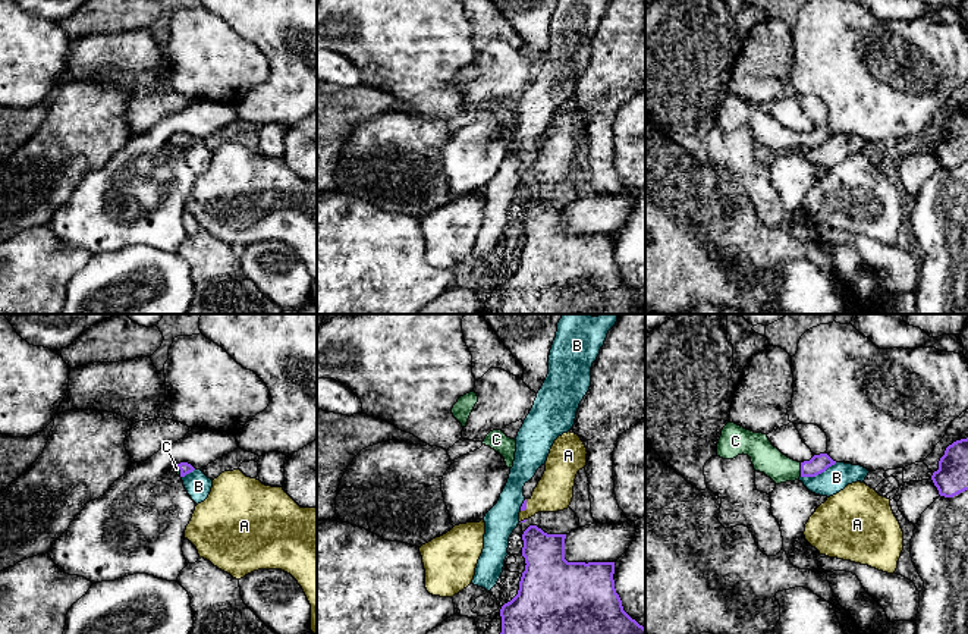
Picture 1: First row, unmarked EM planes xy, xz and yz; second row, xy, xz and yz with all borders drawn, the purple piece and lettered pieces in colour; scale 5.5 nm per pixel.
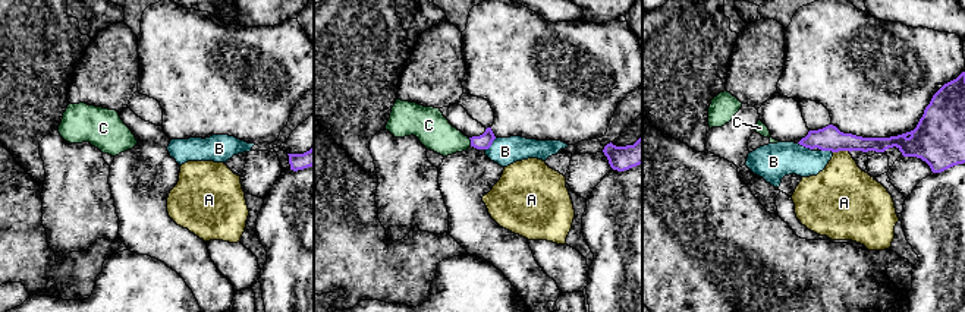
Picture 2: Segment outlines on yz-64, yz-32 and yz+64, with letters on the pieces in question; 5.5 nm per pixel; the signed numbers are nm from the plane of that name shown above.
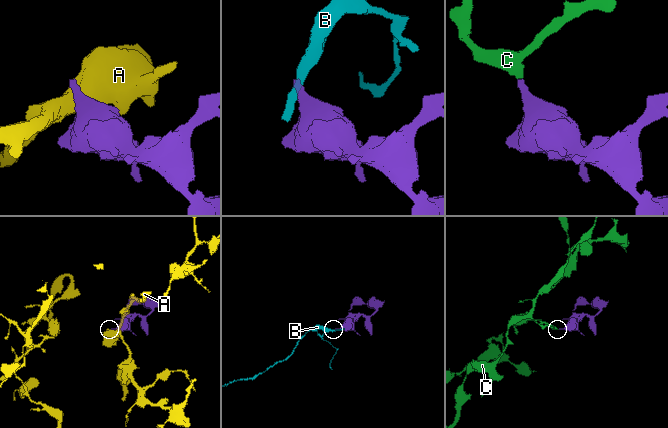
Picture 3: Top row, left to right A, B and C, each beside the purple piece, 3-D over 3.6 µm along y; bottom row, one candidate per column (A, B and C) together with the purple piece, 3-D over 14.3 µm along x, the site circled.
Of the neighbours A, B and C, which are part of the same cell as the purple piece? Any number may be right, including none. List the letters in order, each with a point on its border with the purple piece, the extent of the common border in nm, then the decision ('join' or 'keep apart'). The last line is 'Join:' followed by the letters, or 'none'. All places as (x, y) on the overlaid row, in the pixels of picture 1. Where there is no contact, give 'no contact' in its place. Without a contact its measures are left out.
A: contact xz (525, 507); length 80 nm; keep apart
B: contact yz (819, 473); length 220 nm; keep apart
C: contact yz (801, 470); length 80 nm; join
Join: C

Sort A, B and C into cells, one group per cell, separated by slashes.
A / B / C

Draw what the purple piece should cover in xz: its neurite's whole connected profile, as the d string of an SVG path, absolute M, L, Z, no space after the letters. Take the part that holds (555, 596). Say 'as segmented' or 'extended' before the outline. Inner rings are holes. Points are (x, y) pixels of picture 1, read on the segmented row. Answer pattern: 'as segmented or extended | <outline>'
as segmented | M529 525L524 534L525 571L518 594L500 609L500 634L645 634L622 606L615 589L615 562L568 562L566 534L547 534Z

